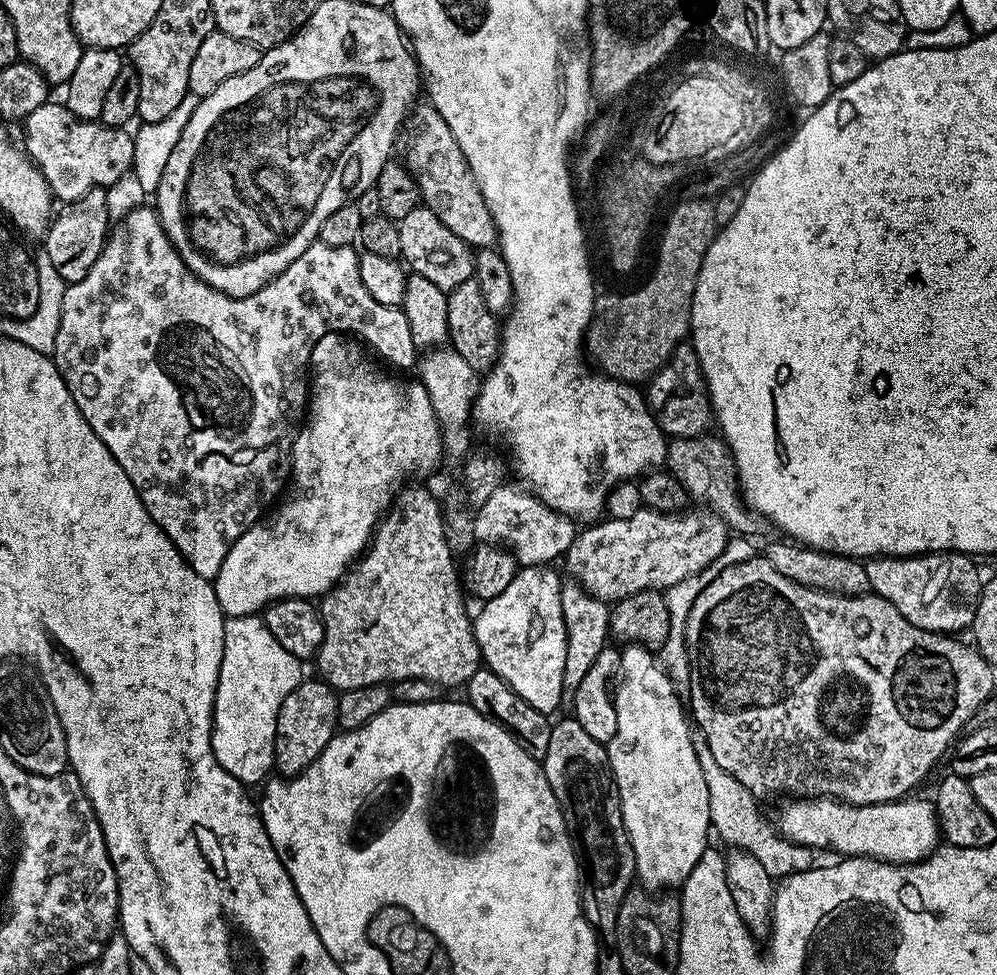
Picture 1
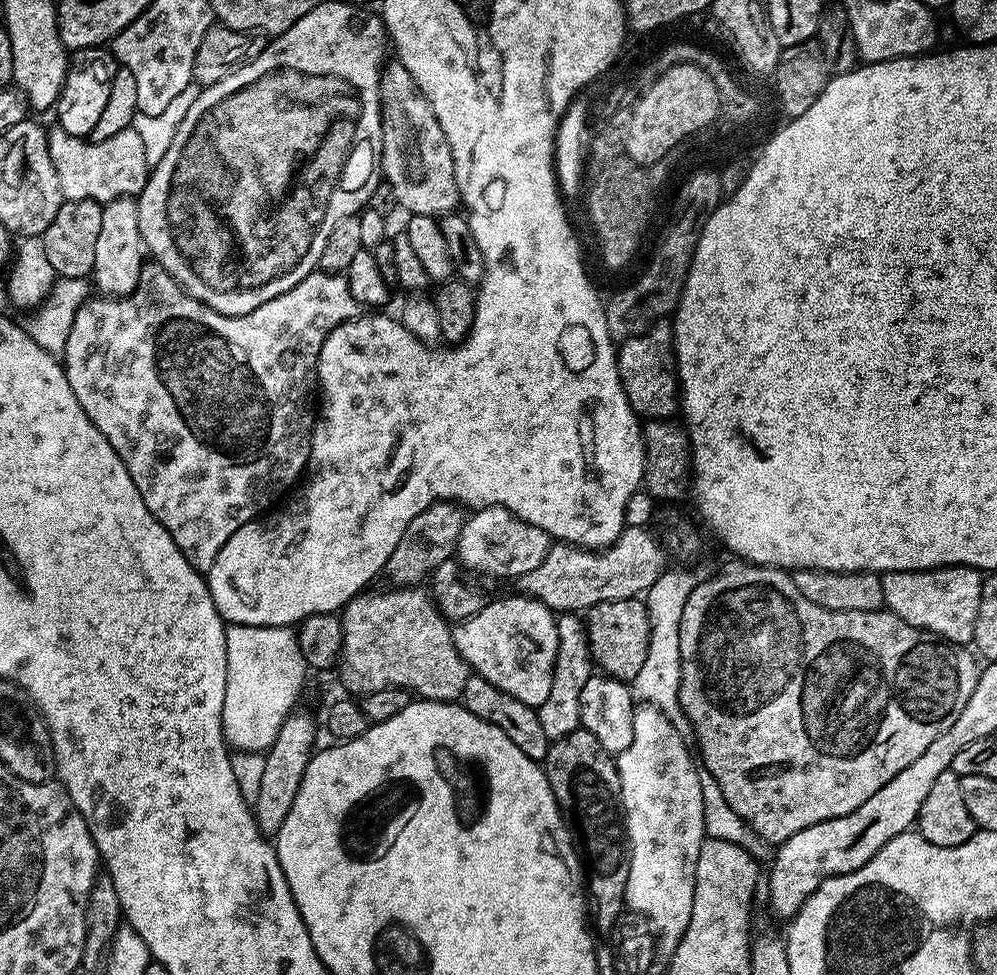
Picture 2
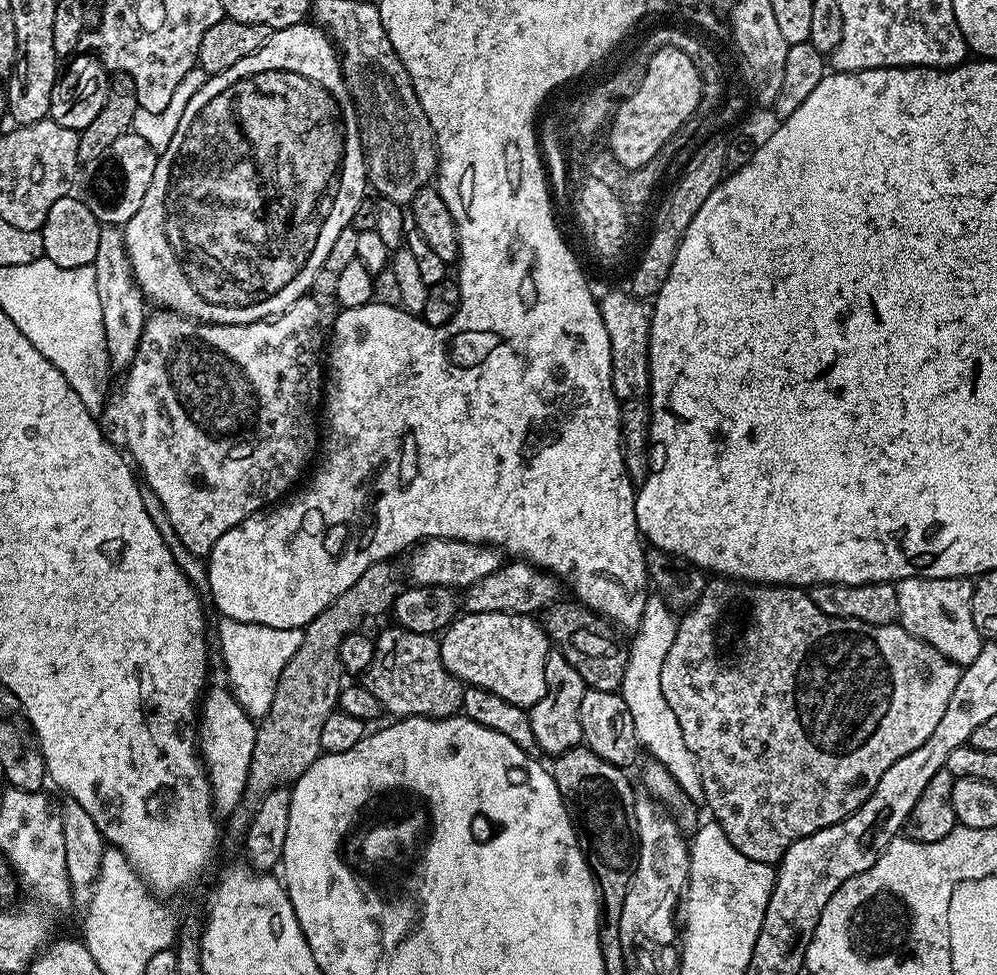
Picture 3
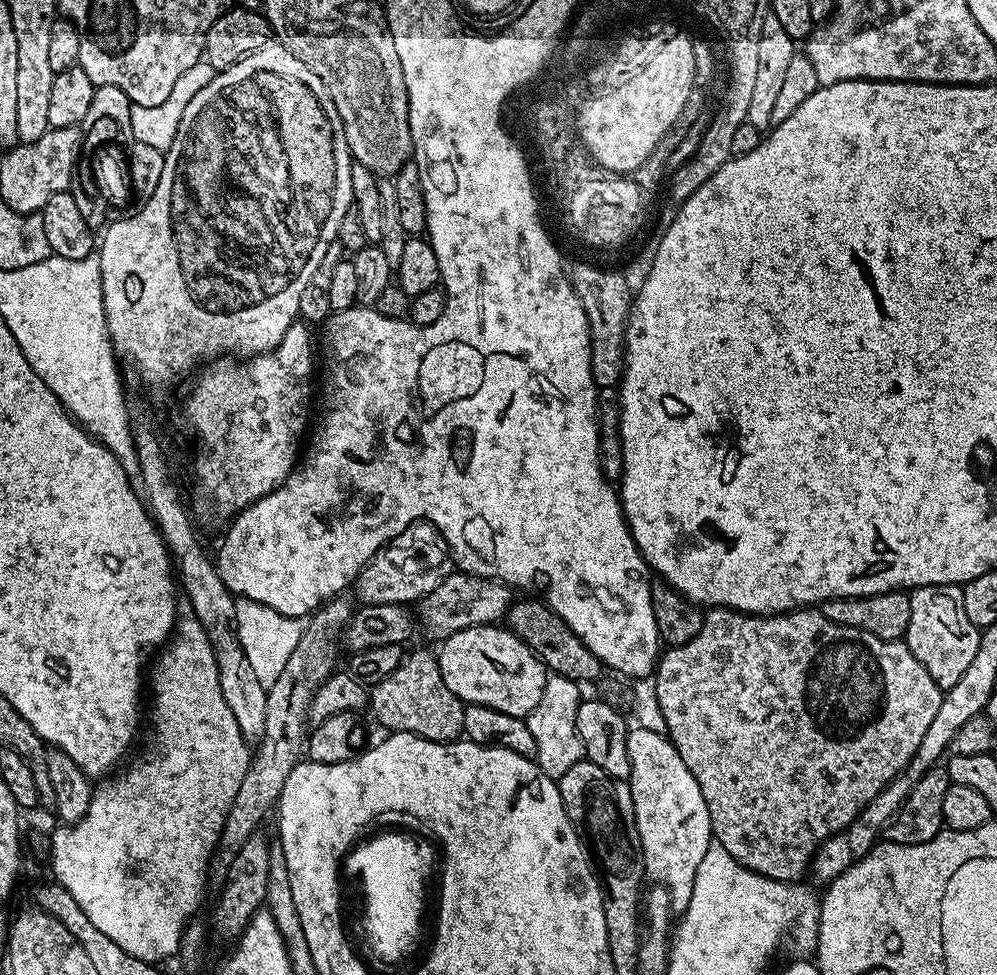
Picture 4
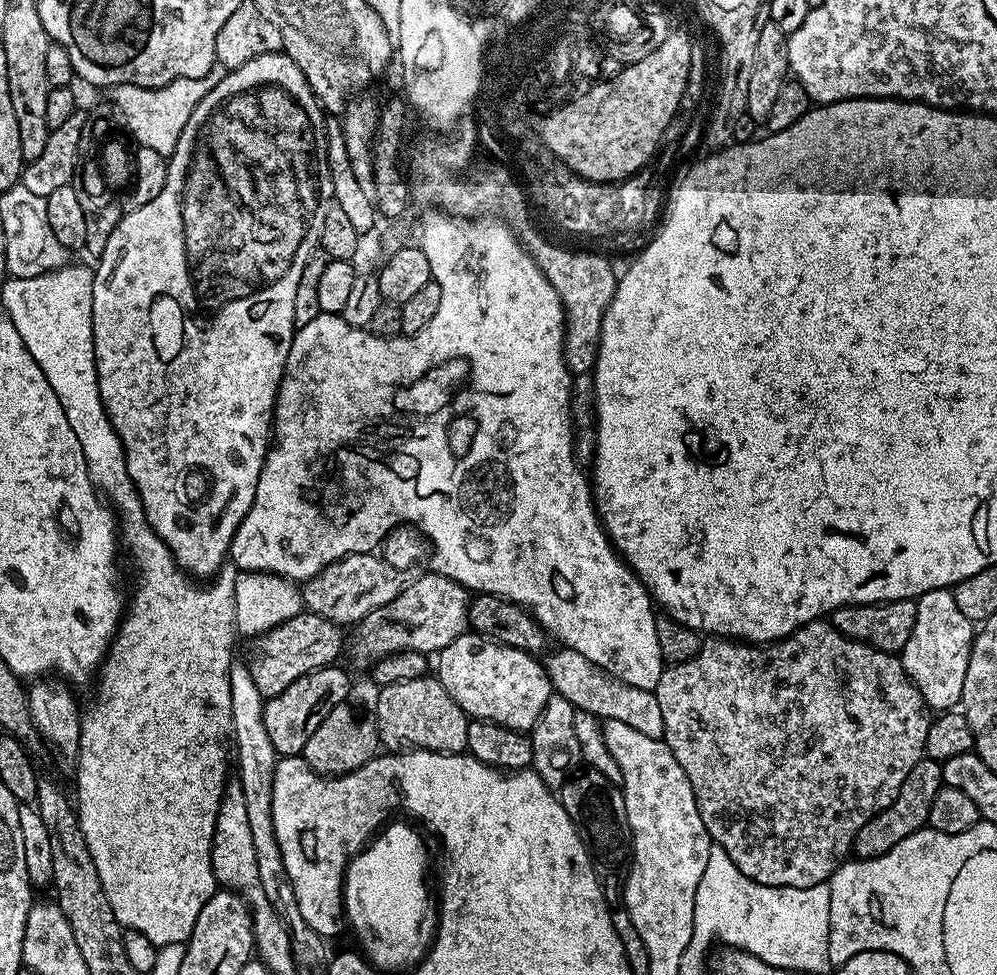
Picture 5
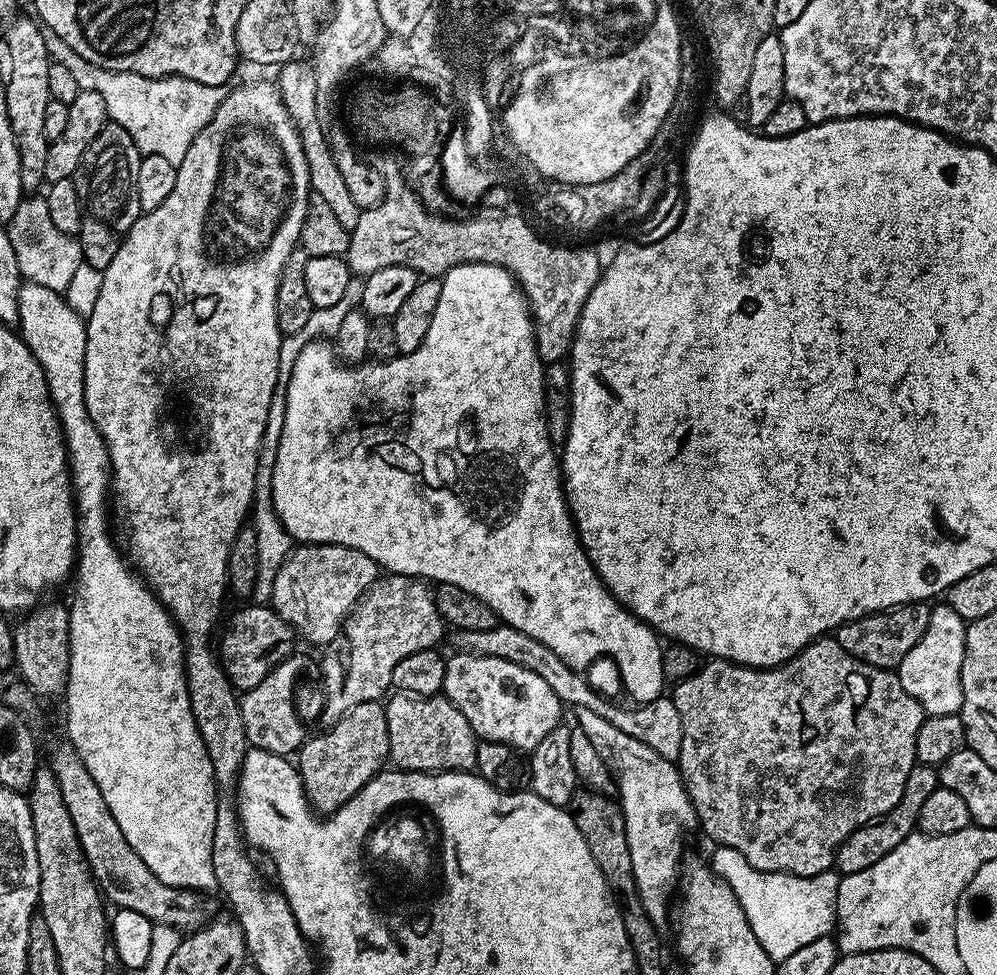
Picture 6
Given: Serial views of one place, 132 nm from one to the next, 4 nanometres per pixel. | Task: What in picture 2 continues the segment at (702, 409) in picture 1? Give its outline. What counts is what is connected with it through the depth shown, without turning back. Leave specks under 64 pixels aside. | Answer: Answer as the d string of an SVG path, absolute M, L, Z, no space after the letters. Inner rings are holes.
M665 318L640 336L632 336L619 345L616 365L628 404L637 417L649 420L667 420L678 412L678 381L676 354L672 351L672 322Z

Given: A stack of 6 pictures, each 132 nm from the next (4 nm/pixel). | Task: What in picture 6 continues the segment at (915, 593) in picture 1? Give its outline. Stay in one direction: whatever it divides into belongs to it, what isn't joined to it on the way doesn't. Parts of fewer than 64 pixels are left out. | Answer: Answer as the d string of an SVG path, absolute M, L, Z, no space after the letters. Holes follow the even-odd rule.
M946 602L931 605L926 630L902 658L898 675L902 690L922 706L925 717L957 714L962 702L962 658L966 654L966 622Z

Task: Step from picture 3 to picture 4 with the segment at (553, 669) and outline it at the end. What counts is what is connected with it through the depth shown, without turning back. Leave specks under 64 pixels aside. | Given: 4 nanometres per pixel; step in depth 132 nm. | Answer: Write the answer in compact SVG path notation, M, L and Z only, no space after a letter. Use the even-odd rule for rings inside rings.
M549 674L546 686L542 686L542 698L538 698L538 706L534 706L532 713L526 717L530 734L534 734L536 764L554 781L559 781L560 776L570 770L570 766L585 759L582 738L578 734L578 706L582 699L580 688L581 685L575 680Z

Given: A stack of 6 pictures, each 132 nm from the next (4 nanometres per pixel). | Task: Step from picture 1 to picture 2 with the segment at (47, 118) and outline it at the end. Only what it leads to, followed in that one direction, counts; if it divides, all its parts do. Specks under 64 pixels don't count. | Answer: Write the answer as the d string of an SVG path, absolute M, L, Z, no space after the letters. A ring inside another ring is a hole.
M56 126L48 132L48 149L54 170L58 170L65 200L96 200L103 206L114 199L139 197L148 181L150 166L146 162L146 149L133 127L114 134L114 138L94 142L83 136L66 134Z

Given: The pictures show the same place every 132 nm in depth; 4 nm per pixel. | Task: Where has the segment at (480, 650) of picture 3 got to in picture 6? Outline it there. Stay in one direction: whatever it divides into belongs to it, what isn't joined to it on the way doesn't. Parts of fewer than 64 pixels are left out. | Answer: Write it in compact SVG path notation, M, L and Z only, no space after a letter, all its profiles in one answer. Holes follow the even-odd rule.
M466 652L449 655L444 665L442 692L454 707L462 710L481 741L493 740L511 748L531 750L562 722L558 694L538 674L514 666L506 658L470 656Z

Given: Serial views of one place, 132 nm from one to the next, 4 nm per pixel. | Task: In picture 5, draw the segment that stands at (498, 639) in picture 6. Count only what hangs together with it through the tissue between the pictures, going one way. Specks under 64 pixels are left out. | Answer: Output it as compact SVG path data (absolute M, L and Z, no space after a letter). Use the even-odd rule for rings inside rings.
M563 646L557 649L557 652L549 651L548 660L543 661L544 671L548 674L548 681L552 683L555 695L566 698L566 702L570 702L578 712L594 714L601 721L626 722L626 726L646 734L646 738L663 740L664 719L653 689L623 684L615 676L609 676L603 668L597 668L594 662L590 662L590 658L578 654L578 650Z

